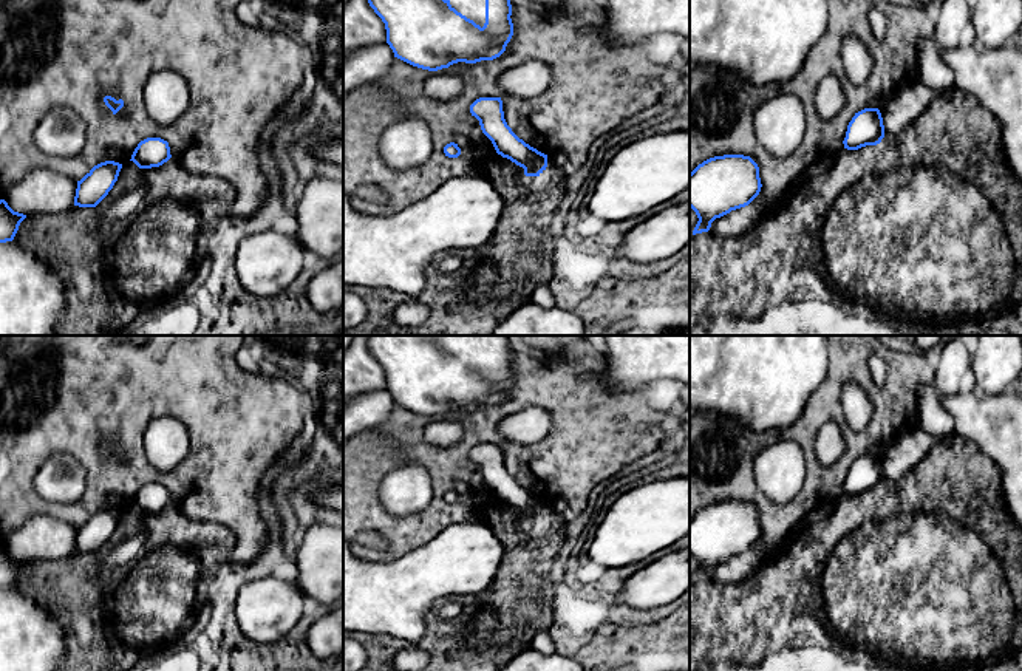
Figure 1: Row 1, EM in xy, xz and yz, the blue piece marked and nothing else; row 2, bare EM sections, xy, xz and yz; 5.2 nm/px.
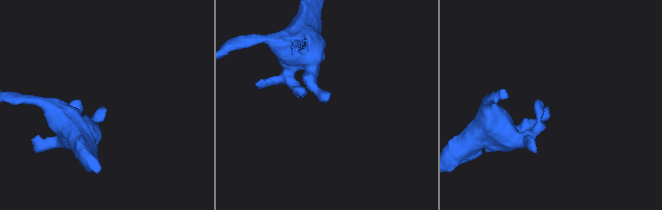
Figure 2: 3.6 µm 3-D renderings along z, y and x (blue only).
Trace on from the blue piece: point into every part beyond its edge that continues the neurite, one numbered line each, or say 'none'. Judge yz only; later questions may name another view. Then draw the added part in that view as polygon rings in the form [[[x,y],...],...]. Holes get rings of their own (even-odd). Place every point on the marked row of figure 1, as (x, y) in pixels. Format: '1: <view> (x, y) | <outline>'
none

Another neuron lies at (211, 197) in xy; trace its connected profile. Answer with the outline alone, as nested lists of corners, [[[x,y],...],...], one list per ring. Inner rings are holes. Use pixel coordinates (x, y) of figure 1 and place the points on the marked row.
[[[170,158],[159,167],[141,170],[147,184],[145,206],[162,199],[181,201],[199,213],[207,235],[233,209],[237,193],[227,181],[189,172],[175,158]]]

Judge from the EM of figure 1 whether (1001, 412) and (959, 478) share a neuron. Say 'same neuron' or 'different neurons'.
different neurons

